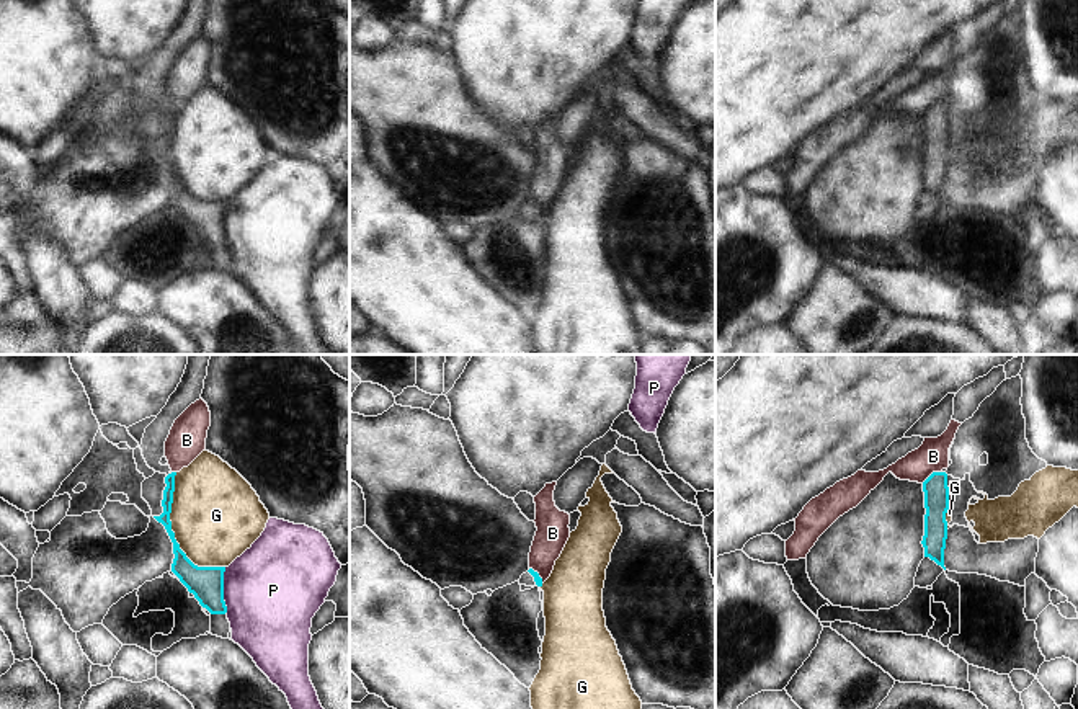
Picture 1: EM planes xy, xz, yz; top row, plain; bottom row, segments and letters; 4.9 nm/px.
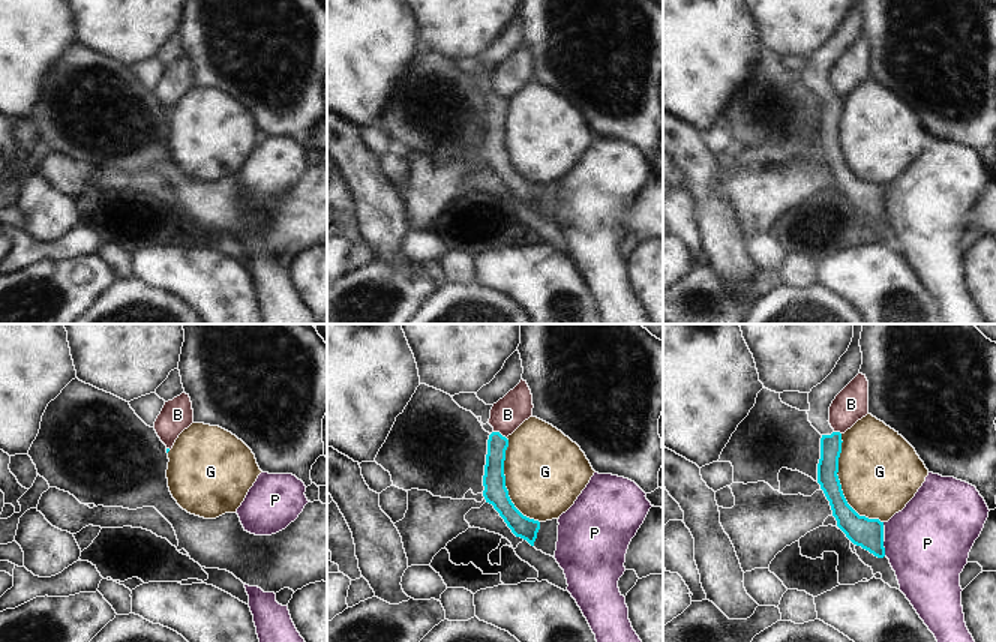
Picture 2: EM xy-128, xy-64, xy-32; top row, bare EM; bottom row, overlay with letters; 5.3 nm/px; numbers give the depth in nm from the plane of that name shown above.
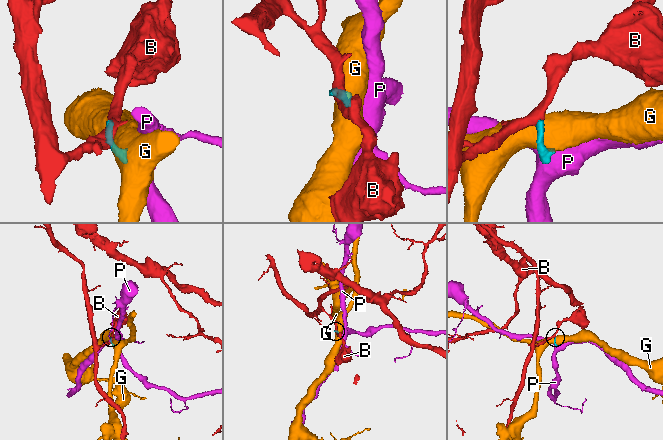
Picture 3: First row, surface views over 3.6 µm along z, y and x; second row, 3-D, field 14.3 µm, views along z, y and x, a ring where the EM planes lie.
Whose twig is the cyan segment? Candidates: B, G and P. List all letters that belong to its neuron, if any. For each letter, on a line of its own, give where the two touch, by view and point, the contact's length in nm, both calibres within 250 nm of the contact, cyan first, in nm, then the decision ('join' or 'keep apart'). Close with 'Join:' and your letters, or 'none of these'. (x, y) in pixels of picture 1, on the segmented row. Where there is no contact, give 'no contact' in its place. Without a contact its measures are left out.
B: yz (933, 472) | 120 nm | 130/160 nm | keep apart
G: xy (173, 533) | 550 nm | 120/440 nm | keep apart
P: xy (222, 590) | 240 nm | 170/480 nm | keep apart
Join: none of these

